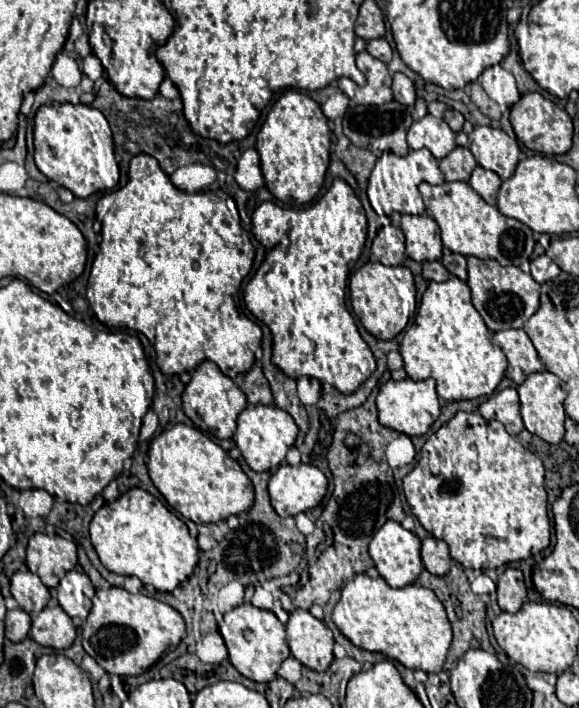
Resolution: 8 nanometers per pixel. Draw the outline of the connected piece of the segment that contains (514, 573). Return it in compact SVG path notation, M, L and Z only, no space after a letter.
M508 567L498 579L498 605L502 611L516 613L526 599L526 585L520 569Z

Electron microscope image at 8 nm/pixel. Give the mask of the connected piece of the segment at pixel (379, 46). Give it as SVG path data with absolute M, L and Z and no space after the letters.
M384 37L380 39L372 39L368 41L368 49L366 49L370 55L374 55L376 59L384 61L384 63L390 63L392 61L392 49L388 45L388 41Z

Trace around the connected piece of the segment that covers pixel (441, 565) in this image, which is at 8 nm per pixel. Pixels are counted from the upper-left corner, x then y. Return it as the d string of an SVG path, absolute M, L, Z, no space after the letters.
M426 537L422 541L422 563L432 575L446 575L452 563L448 555L448 545L434 537Z

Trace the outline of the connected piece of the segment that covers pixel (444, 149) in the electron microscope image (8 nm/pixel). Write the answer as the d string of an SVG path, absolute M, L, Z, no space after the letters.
M426 115L424 119L416 121L408 131L408 145L410 149L428 149L436 159L444 159L452 149L456 149L454 133L446 125L444 119Z

